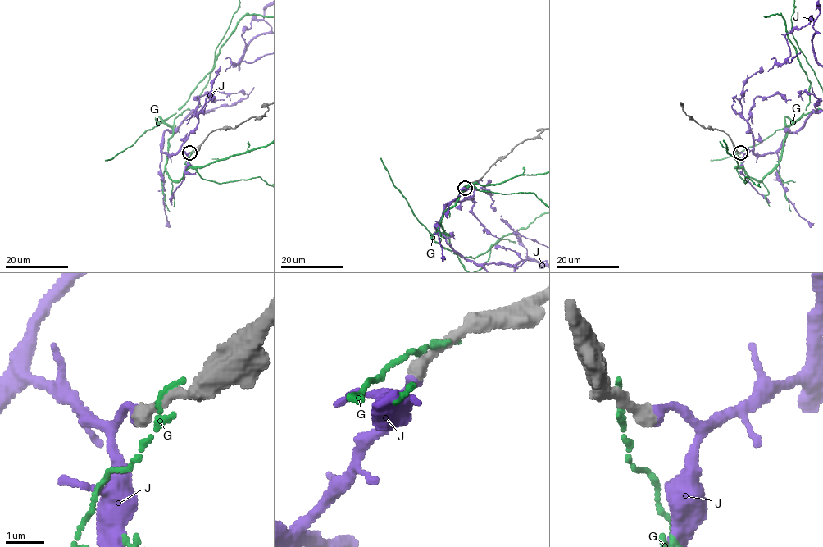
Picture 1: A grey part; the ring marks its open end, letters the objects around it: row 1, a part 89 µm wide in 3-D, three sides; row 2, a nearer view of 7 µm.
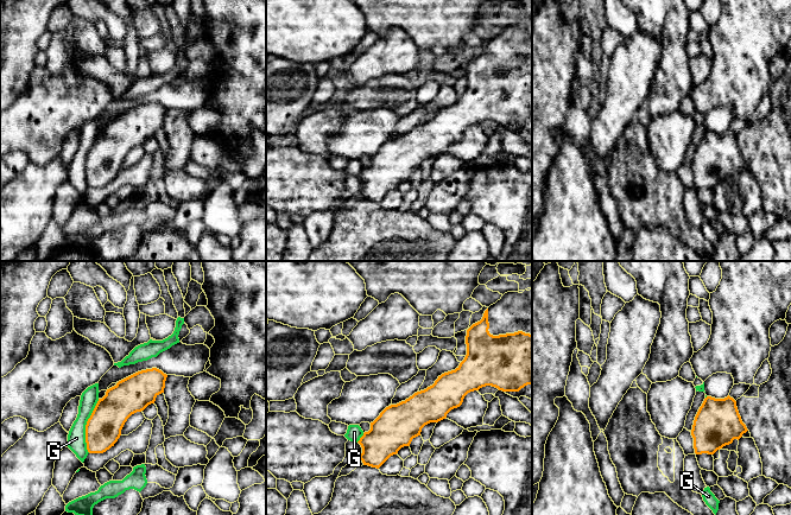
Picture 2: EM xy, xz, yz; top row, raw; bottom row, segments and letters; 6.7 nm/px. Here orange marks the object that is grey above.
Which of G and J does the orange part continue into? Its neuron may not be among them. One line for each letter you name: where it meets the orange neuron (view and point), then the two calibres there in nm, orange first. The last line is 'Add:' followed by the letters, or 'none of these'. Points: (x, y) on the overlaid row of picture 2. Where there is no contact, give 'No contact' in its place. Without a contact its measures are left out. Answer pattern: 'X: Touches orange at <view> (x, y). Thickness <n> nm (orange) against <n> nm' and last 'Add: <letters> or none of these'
J: No contact
Add: J

